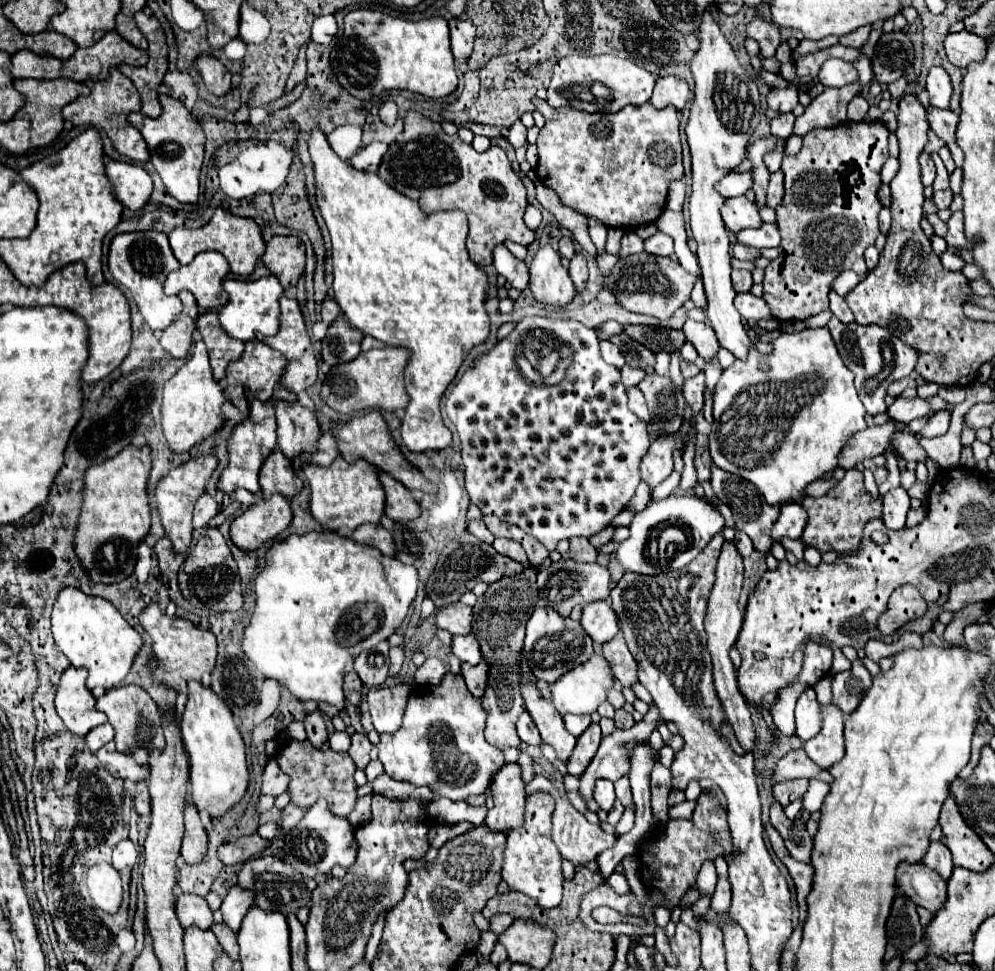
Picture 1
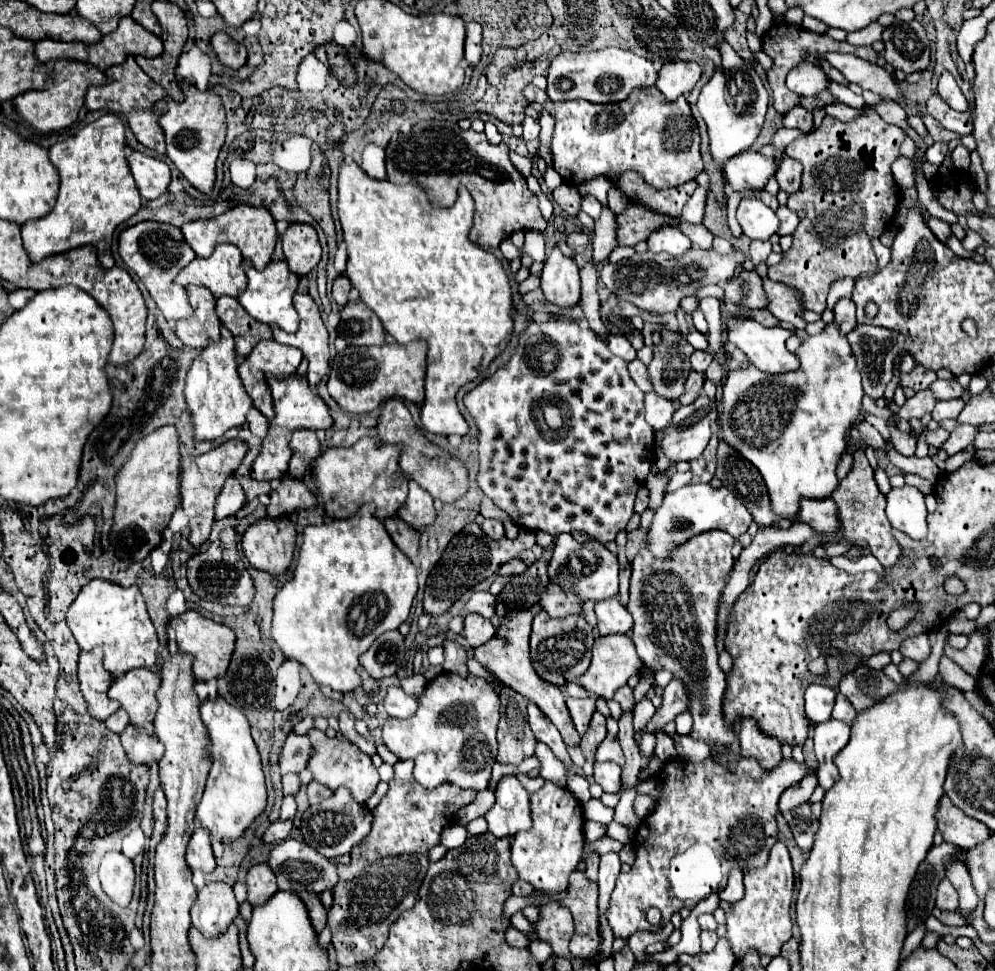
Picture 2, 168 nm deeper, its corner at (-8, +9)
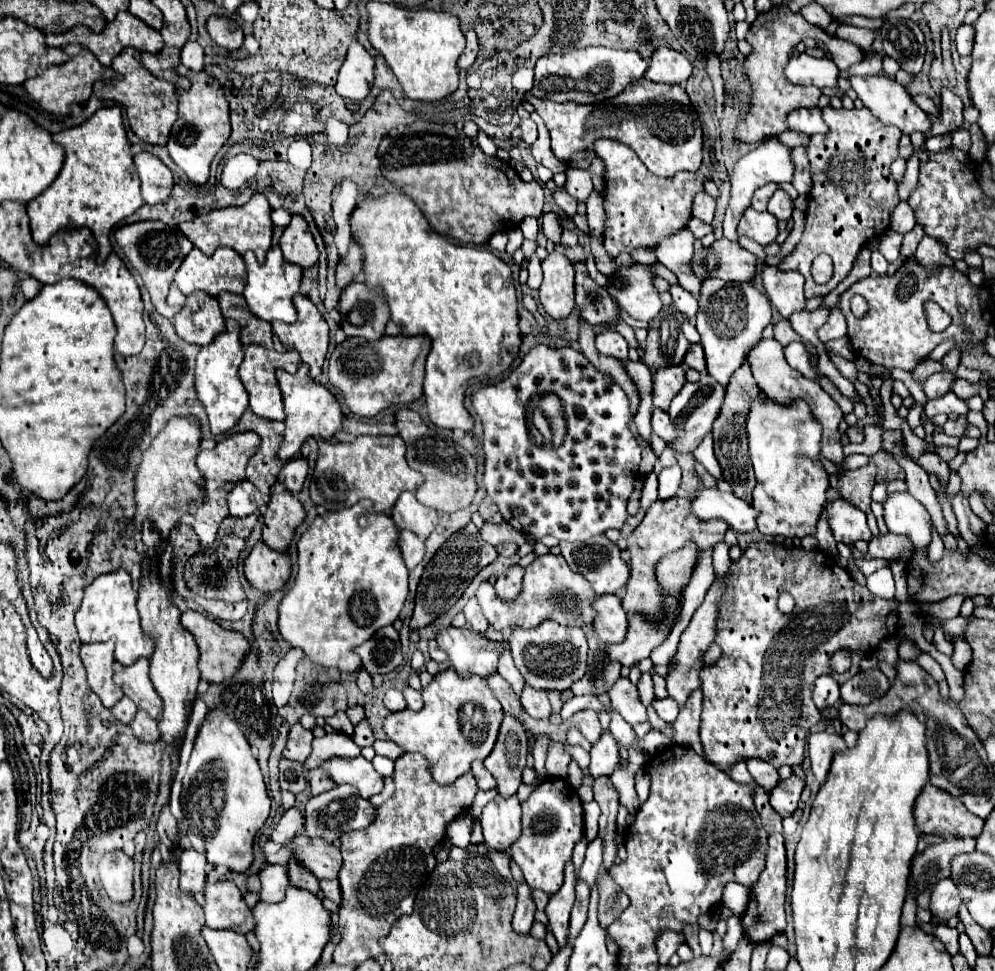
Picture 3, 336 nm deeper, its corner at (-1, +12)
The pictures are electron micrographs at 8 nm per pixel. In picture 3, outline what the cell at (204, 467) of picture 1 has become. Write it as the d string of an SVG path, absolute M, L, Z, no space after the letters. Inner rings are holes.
M247 431L247 433L233 433L227 439L219 441L215 445L215 449L201 449L197 455L197 465L203 471L205 477L205 487L201 493L199 501L191 503L189 513L195 517L193 529L201 539L201 547L211 547L217 535L219 525L223 523L223 519L229 517L229 509L227 509L227 493L245 479L245 467L249 463L249 459L255 455L257 447L261 445L261 439L257 437L257 433Z

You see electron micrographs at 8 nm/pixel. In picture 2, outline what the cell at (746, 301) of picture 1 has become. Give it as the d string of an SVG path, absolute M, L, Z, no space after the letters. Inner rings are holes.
M764 278L764 292L768 298L768 310L774 318L792 324L794 328L804 328L802 308L798 308L798 292L790 292L784 284L774 284L770 278Z

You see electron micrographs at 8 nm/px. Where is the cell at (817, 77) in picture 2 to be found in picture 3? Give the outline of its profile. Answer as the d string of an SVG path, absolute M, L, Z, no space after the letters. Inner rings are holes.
M801 53L791 57L785 75L795 85L815 85L819 89L825 89L825 87L837 87L839 69L827 57L817 59Z

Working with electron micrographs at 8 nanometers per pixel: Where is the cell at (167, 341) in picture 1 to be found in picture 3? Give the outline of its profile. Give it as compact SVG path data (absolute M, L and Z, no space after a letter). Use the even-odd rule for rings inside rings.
M173 285L167 303L181 307L173 319L173 325L177 335L189 343L209 345L219 333L225 331L225 319L221 315L219 303L207 293L183 295Z

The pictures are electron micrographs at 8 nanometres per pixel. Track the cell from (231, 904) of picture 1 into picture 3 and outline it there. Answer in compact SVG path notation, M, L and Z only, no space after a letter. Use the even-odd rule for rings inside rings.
M265 865L263 871L259 873L261 879L261 901L265 903L279 903L285 897L287 887L291 887L289 883L289 875L287 875L287 867L283 865Z

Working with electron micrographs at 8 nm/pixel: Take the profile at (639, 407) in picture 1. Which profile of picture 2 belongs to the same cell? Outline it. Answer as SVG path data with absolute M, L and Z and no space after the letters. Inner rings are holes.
M646 392L644 394L644 410L646 410L646 422L656 428L662 430L666 428L666 424L670 424L672 414L674 414L674 404L662 396L658 396L656 392Z

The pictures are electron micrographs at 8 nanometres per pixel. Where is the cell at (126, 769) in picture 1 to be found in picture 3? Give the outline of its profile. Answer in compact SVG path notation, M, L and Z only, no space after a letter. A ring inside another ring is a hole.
M139 711L135 721L131 723L131 729L135 731L135 735L141 739L141 741L159 741L161 739L161 731L157 727L157 721L149 717L149 713L143 713Z

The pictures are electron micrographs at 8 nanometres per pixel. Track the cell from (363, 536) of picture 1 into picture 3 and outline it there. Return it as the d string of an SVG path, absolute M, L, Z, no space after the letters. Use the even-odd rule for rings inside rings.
M399 531L399 547L403 551L403 559L407 569L415 569L423 555L425 555L425 541L421 537L415 537L415 533L407 533L407 531Z

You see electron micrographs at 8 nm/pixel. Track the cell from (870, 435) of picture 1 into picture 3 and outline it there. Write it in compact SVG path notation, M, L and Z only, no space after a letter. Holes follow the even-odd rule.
M947 371L935 373L935 375L931 375L931 377L923 383L923 389L925 389L925 393L927 393L929 399L937 399L937 397L945 395L945 393L951 389L951 385L955 383L955 379L957 379L955 373L947 373Z

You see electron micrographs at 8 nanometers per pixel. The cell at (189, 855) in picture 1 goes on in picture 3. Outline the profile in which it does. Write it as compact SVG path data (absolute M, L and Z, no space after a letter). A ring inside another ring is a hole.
M183 849L179 853L179 883L185 893L199 893L205 889L205 865L207 859L195 849Z

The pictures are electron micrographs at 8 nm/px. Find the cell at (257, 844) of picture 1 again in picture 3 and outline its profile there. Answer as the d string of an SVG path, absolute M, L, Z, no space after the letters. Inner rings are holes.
M297 807L287 809L287 811L283 813L279 825L275 827L273 835L271 835L271 841L279 843L279 845L289 843L295 835L301 835L301 833L305 831L305 829L303 829L303 823L305 823L305 819L303 819L303 815L301 815L301 811L299 811Z

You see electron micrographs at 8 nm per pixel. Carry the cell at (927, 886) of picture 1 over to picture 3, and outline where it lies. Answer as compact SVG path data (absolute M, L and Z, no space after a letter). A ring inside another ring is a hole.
M941 879L931 893L931 905L929 905L931 913L941 921L947 921L959 915L959 905L961 897L959 891L955 889L955 883L951 879Z

